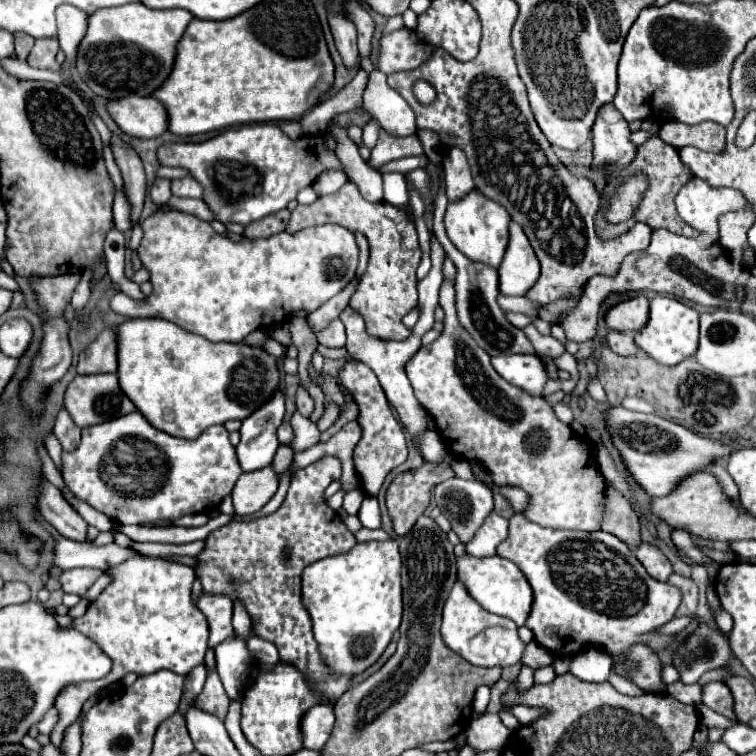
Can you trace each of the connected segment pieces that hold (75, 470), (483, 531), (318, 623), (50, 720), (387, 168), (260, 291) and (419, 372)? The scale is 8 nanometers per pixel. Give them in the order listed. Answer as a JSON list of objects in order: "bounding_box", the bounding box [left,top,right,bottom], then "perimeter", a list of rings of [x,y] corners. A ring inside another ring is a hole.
[{"bounding_box":[62,411,242,525],"perimeter":[[[138,411],[106,421],[104,425],[92,425],[82,429],[80,447],[74,453],[62,453],[62,459],[64,459],[62,477],[72,495],[80,501],[86,501],[96,511],[102,511],[104,515],[108,515],[110,521],[118,525],[142,525],[148,521],[180,519],[182,515],[188,513],[210,513],[222,503],[222,499],[232,491],[236,479],[242,475],[234,445],[230,443],[224,425],[212,425],[198,439],[188,441],[172,437],[152,427]],[[120,441],[128,445],[128,449],[124,447],[124,451],[118,451]],[[106,455],[108,457],[112,455],[112,459],[104,463]]]},{"bounding_box":[466,513,508,557],"perimeter":[[[492,513],[492,517],[488,517],[484,521],[484,525],[478,529],[476,537],[466,545],[466,551],[476,557],[498,555],[496,549],[498,549],[500,541],[504,541],[504,537],[508,537],[508,521],[502,519],[500,515]]]},{"bounding_box":[302,541,402,675],"perimeter":[[[366,541],[338,557],[308,565],[302,573],[302,605],[312,619],[322,661],[336,675],[360,675],[374,665],[402,619],[402,559],[398,541]]]},{"bounding_box":[38,709,58,735],"perimeter":[[[50,709],[50,711],[44,715],[44,719],[38,723],[38,731],[40,731],[42,735],[50,735],[52,729],[56,727],[56,721],[58,721],[58,711],[56,711],[56,709]]]},{"bounding_box":[376,155,428,175],"perimeter":[[[420,155],[420,157],[404,157],[404,159],[388,161],[388,163],[384,163],[382,167],[376,167],[376,171],[378,171],[378,173],[392,173],[392,171],[396,171],[396,173],[406,175],[406,173],[418,169],[418,167],[424,167],[426,163],[428,163],[426,155]]]},{"bounding_box":[110,209,358,343],"perimeter":[[[164,209],[164,211],[156,211],[152,213],[148,219],[144,219],[142,223],[142,229],[144,229],[144,239],[138,247],[138,257],[142,261],[142,265],[150,271],[150,281],[154,285],[154,293],[144,301],[144,303],[138,303],[134,299],[130,299],[128,295],[124,293],[118,293],[110,299],[110,307],[120,313],[120,315],[128,315],[128,317],[162,317],[162,319],[168,319],[172,323],[176,323],[178,327],[190,331],[190,333],[198,333],[210,341],[228,341],[228,343],[238,343],[242,341],[248,333],[256,331],[256,329],[274,329],[278,327],[280,323],[284,323],[288,317],[292,317],[296,311],[314,311],[318,309],[322,303],[326,303],[330,297],[334,297],[336,293],[340,293],[342,289],[346,289],[346,285],[354,279],[354,273],[356,273],[356,265],[358,265],[358,245],[356,245],[356,237],[352,231],[348,231],[346,227],[342,225],[320,225],[320,227],[308,227],[308,229],[302,229],[298,233],[278,233],[278,235],[272,235],[268,239],[240,239],[240,241],[232,241],[228,237],[222,237],[220,233],[216,233],[208,221],[202,221],[198,219],[196,215],[190,215],[190,213],[184,213],[184,211],[176,211],[176,209]]]},{"bounding_box":[406,281,604,531],"perimeter":[[[448,281],[442,283],[442,287],[440,287],[440,305],[442,305],[442,309],[444,309],[444,313],[446,313],[444,331],[442,331],[442,335],[440,335],[434,343],[430,343],[430,345],[426,345],[426,347],[420,347],[420,351],[408,361],[408,365],[406,365],[406,375],[408,375],[408,379],[410,379],[410,385],[412,385],[412,389],[414,389],[416,399],[418,399],[420,405],[432,415],[432,419],[434,419],[434,423],[436,423],[436,429],[438,429],[438,433],[440,433],[440,437],[442,437],[446,449],[448,449],[456,459],[476,461],[478,465],[482,465],[482,467],[492,475],[492,481],[494,481],[496,485],[512,485],[512,487],[524,489],[524,491],[530,495],[530,499],[534,499],[534,507],[528,507],[528,511],[524,513],[530,521],[534,521],[534,523],[538,523],[538,525],[542,525],[542,527],[574,529],[574,531],[596,531],[598,525],[600,525],[600,513],[602,513],[602,489],[604,489],[604,479],[602,479],[600,471],[596,469],[596,459],[594,459],[592,449],[590,449],[580,437],[576,437],[574,431],[572,431],[568,425],[564,425],[562,421],[556,419],[554,411],[546,405],[546,401],[544,401],[542,397],[532,397],[532,395],[528,395],[526,391],[522,391],[522,389],[510,385],[508,381],[504,381],[504,379],[494,371],[488,353],[486,353],[484,349],[480,349],[480,347],[474,343],[474,339],[464,331],[464,327],[460,327],[460,323],[458,323],[458,319],[456,319],[456,309],[454,309],[454,283],[448,283]]]}]

